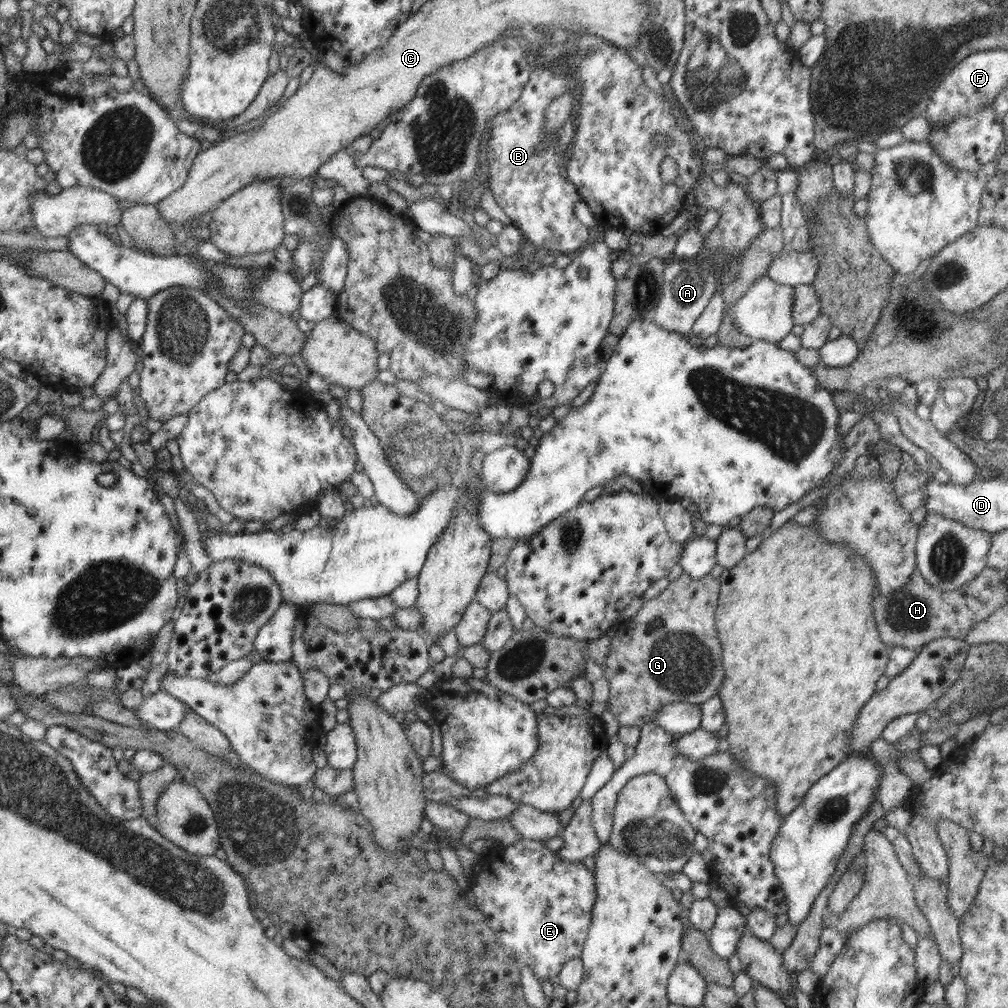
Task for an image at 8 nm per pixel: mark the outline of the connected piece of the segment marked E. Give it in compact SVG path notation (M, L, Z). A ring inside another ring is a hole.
M522 837L510 846L498 842L484 855L479 856L477 869L468 880L476 897L477 907L487 917L502 947L511 950L520 966L531 966L538 980L552 980L561 966L571 958L580 958L591 923L591 910L597 899L593 873L584 863L568 862L550 850L545 842Z

